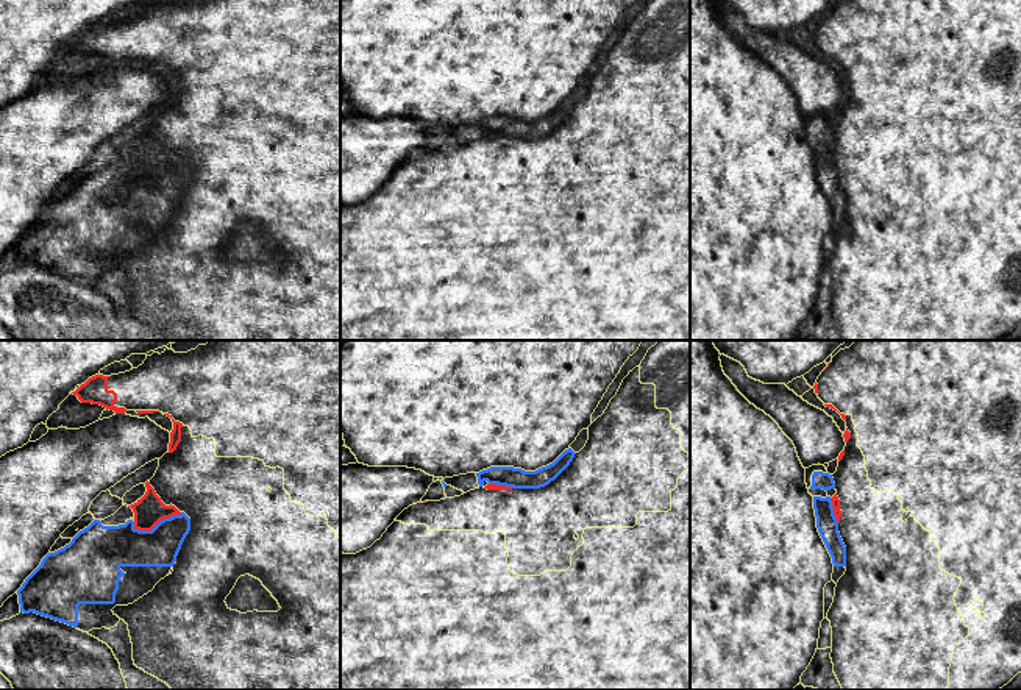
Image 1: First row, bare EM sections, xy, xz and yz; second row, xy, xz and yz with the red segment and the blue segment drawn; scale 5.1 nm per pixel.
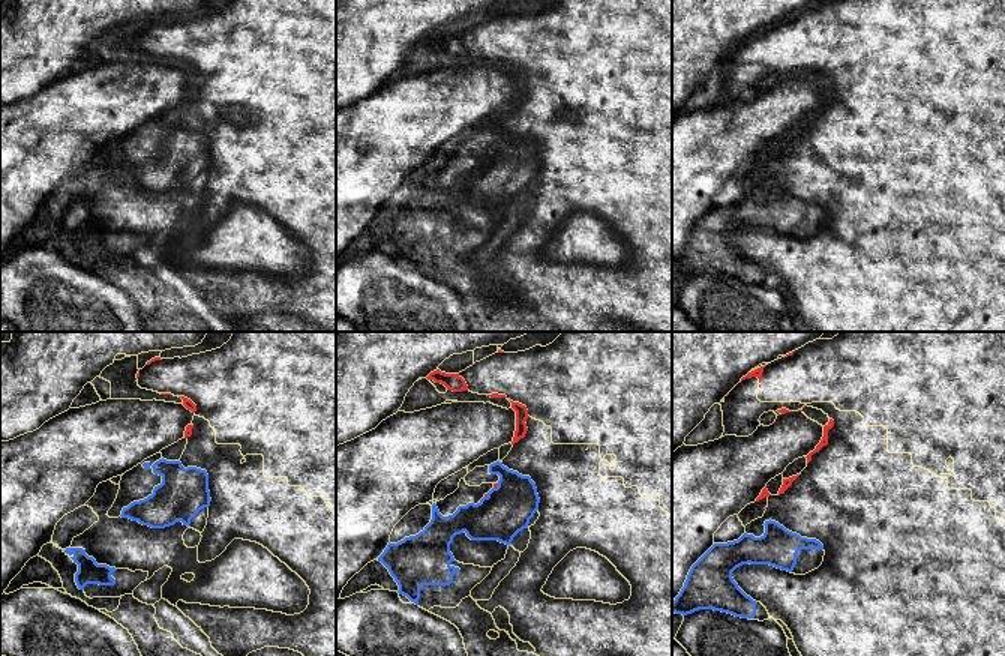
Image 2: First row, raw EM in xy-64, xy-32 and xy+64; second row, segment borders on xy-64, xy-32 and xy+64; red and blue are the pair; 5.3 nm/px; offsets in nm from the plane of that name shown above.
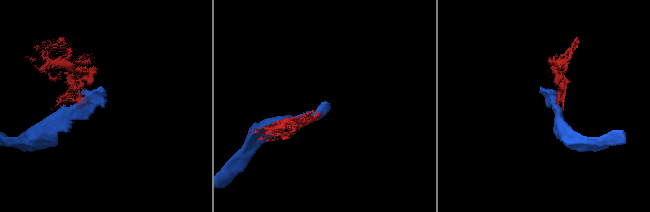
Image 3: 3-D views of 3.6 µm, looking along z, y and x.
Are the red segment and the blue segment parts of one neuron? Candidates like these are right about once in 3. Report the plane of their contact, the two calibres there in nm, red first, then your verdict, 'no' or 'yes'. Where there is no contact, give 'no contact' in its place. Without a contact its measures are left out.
xy | 160/220 nm | no

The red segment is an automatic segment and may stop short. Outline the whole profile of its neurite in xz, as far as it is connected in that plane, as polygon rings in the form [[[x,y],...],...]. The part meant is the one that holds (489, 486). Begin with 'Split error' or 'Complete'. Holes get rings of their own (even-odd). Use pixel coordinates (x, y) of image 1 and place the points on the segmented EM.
Split error. [[[659,340],[659,342],[657,342],[657,343],[656,343],[656,345],[654,345],[654,347],[651,347],[651,348],[649,348],[649,350],[648,350],[648,353],[646,353],[646,356],[645,356],[645,359],[643,359],[643,361],[642,361],[642,364],[640,364],[640,365],[639,365],[639,367],[635,367],[635,368],[634,368],[634,370],[632,370],[632,372],[629,372],[629,375],[628,375],[628,376],[626,376],[626,378],[624,378],[624,379],[623,379],[623,382],[621,382],[621,386],[620,386],[620,389],[618,389],[618,392],[617,392],[617,395],[615,395],[615,397],[614,397],[614,398],[612,398],[612,400],[610,400],[610,403],[609,403],[609,406],[607,406],[607,409],[606,409],[606,411],[604,411],[604,414],[603,414],[603,415],[601,415],[601,417],[598,417],[598,418],[596,418],[596,420],[595,420],[595,421],[593,421],[593,423],[592,423],[592,425],[590,425],[590,426],[589,426],[589,440],[587,440],[587,443],[585,443],[585,446],[584,446],[584,448],[582,448],[582,450],[581,450],[581,451],[579,451],[579,453],[576,453],[576,454],[575,454],[575,457],[573,457],[573,461],[571,461],[571,462],[570,462],[570,465],[568,465],[568,467],[567,467],[567,468],[565,468],[565,470],[564,470],[564,471],[562,471],[562,473],[560,473],[560,475],[559,475],[559,476],[557,476],[557,478],[556,478],[556,479],[554,479],[554,481],[551,481],[551,482],[550,482],[550,484],[548,484],[548,485],[545,485],[545,487],[540,487],[540,489],[514,489],[514,487],[506,487],[506,485],[498,485],[498,484],[487,484],[487,485],[486,485],[486,487],[479,487],[479,489],[475,489],[475,490],[470,490],[470,492],[467,492],[467,493],[464,493],[464,495],[461,495],[461,496],[454,496],[454,498],[445,498],[445,500],[440,500],[440,501],[428,501],[428,503],[417,503],[417,504],[412,504],[412,506],[409,506],[409,507],[407,507],[407,509],[404,509],[404,510],[403,510],[403,512],[401,512],[401,514],[400,514],[400,515],[398,515],[398,517],[397,517],[397,518],[395,518],[395,521],[393,521],[393,523],[392,523],[392,525],[390,525],[390,526],[389,526],[389,528],[387,528],[387,531],[386,531],[386,532],[384,532],[384,534],[382,534],[382,537],[381,537],[381,539],[379,539],[379,540],[376,540],[376,542],[375,542],[375,543],[373,543],[373,545],[372,545],[372,546],[370,546],[370,548],[367,548],[367,550],[362,550],[362,551],[359,551],[359,553],[356,553],[356,554],[343,554],[343,553],[340,553],[340,690],[690,690],[690,340]]]

